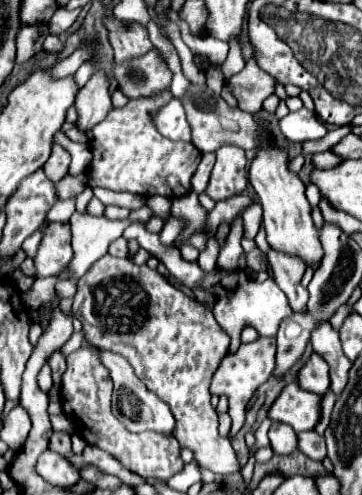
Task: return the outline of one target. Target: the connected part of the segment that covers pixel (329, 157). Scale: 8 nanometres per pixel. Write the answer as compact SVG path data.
M328 150L328 152L318 152L318 154L314 154L312 162L314 162L318 168L332 168L334 164L340 164L342 158L338 158L336 154L332 154L332 150Z

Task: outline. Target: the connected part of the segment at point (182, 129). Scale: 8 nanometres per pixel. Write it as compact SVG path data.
M176 98L172 102L168 102L168 106L158 110L158 114L154 116L154 122L162 136L166 136L170 140L192 142L192 128L188 126L184 108Z

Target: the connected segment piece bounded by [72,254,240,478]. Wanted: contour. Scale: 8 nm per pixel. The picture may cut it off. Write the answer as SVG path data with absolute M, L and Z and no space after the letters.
M106 254L104 258L100 258L100 262L96 262L96 266L92 266L92 270L88 270L88 274L84 274L84 278L80 278L72 312L78 320L82 320L84 340L90 346L126 356L136 370L136 376L148 386L148 390L152 390L172 408L176 416L174 436L180 446L194 452L194 462L200 468L206 468L224 478L240 472L240 462L230 440L224 440L218 434L218 414L210 404L210 378L220 360L228 354L230 344L228 334L218 326L210 310L206 310L194 298L186 296L162 274L148 268L146 264L136 266L128 258L112 258L110 254Z

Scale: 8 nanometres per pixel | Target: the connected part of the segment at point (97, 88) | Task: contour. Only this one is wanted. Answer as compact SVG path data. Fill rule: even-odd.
M98 70L88 80L88 84L78 92L76 108L80 114L78 130L82 132L88 132L92 126L102 122L114 108L110 98L110 78L104 70Z

